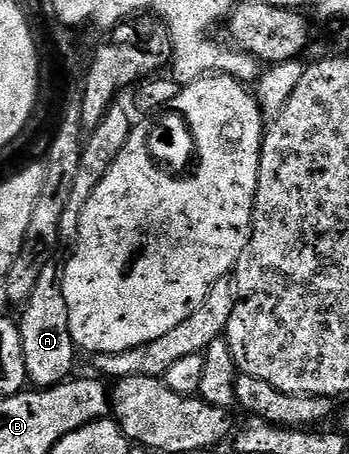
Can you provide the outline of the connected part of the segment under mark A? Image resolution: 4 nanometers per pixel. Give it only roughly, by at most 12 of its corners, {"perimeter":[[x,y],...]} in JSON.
{"perimeter":[[40,279],[18,316],[33,388],[65,382],[78,348],[60,279]]}

